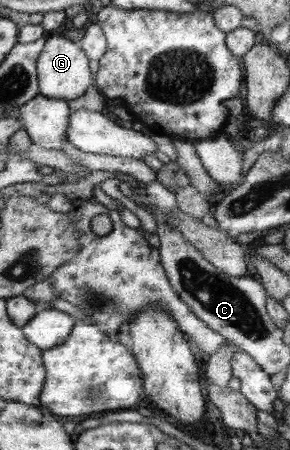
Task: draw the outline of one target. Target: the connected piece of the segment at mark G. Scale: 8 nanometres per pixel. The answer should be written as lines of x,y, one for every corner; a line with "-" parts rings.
63,35
49,37
37,59
40,95
50,99
64,100
67,103
84,96
94,87
93,73
89,68
89,62
90,57
79,42
73,42

